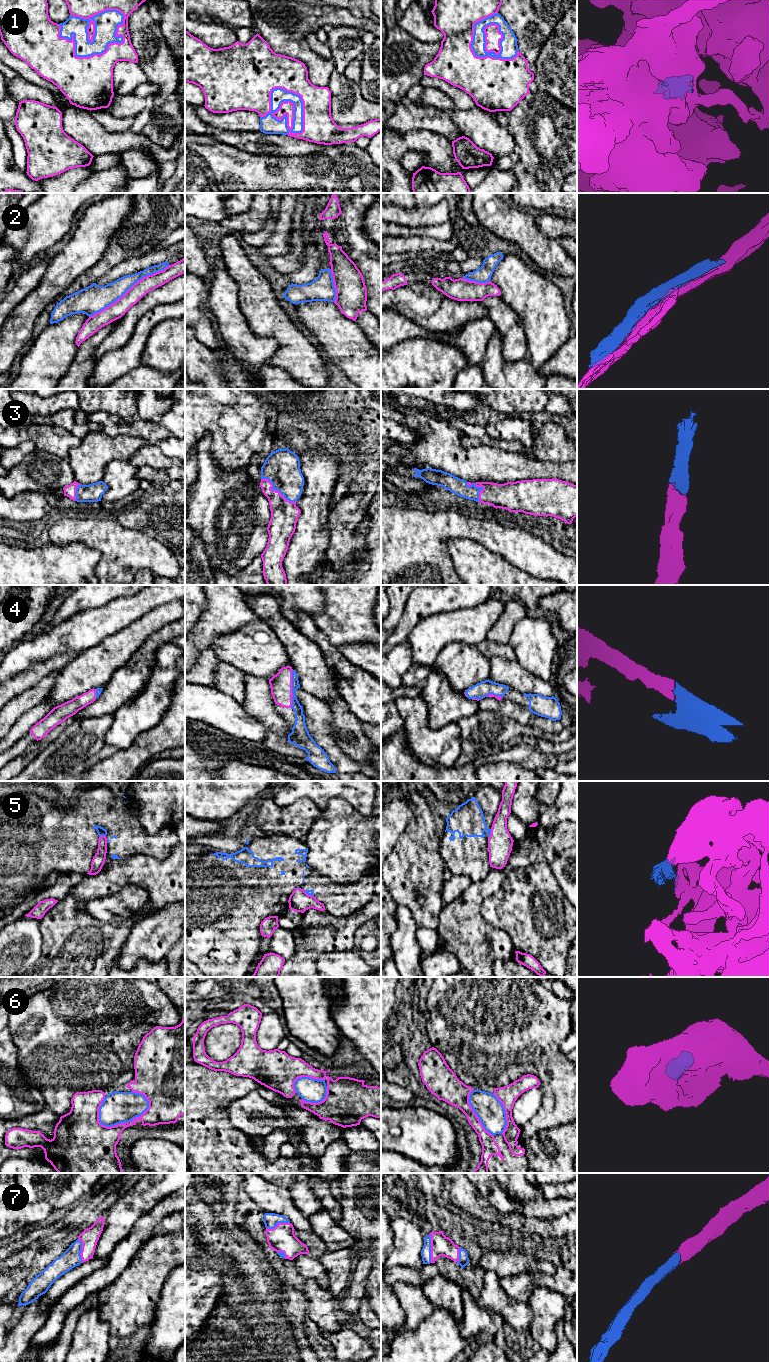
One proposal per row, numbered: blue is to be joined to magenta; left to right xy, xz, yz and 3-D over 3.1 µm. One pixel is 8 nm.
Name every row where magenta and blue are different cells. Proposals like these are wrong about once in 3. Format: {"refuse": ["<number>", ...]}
{"refuse": ["2", "5", "6"]}

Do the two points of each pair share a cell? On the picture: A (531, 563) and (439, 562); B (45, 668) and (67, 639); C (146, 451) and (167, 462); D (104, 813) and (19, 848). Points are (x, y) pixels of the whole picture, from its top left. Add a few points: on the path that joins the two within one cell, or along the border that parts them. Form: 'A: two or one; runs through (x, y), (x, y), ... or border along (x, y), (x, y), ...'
A: one; runs through (502, 539), (482, 531), (447, 531), (445, 533)
B: two; border along (77, 653), (56, 654), (32, 665)
C: one; runs through (151, 456), (162, 462)
D: one; runs through (83, 826), (70, 839), (40, 839)

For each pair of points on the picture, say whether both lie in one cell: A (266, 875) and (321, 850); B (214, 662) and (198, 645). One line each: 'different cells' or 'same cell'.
A: different cells
B: different cells

